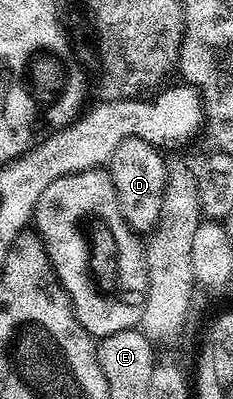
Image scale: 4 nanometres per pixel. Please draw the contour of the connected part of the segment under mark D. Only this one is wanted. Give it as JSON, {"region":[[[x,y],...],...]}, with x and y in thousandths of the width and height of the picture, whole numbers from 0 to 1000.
{"region":[[[554,343],[481,378],[464,406],[464,431],[481,449],[481,469],[498,479],[498,509],[515,519],[515,539],[549,559],[579,586],[639,586],[674,566],[695,539],[695,501],[712,479],[721,411],[695,396],[700,376],[618,348]]]}

